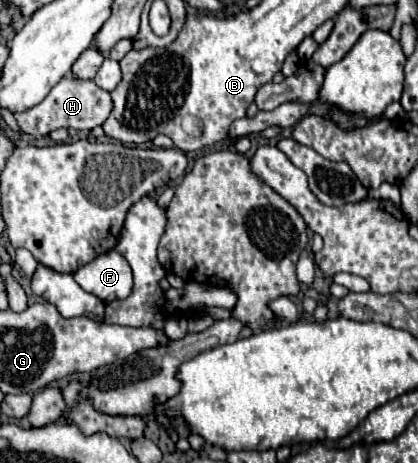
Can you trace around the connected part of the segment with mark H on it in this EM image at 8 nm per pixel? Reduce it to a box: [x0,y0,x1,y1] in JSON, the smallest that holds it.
[16,78,112,136]

